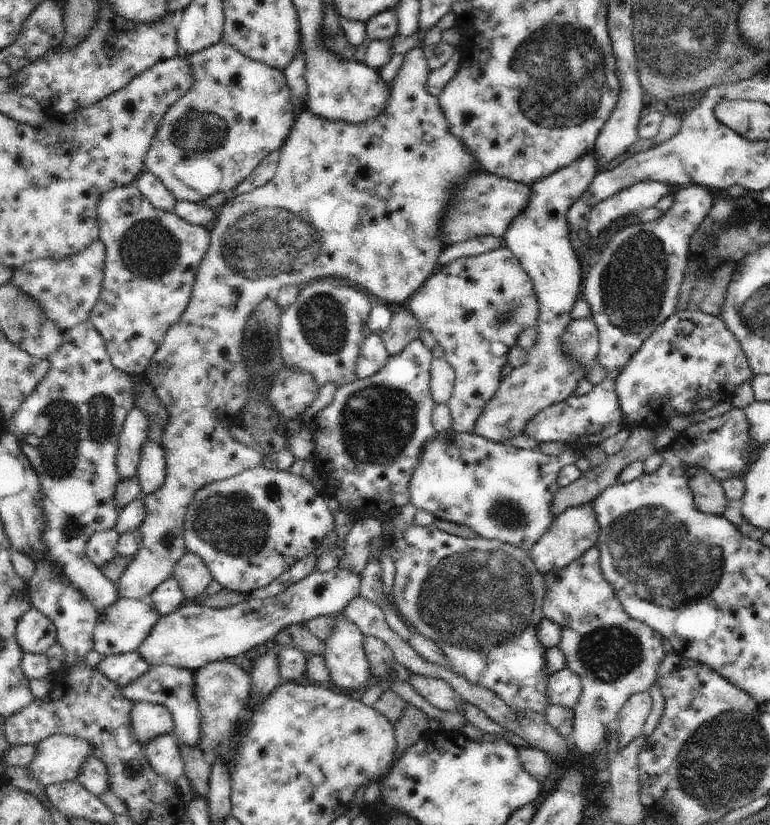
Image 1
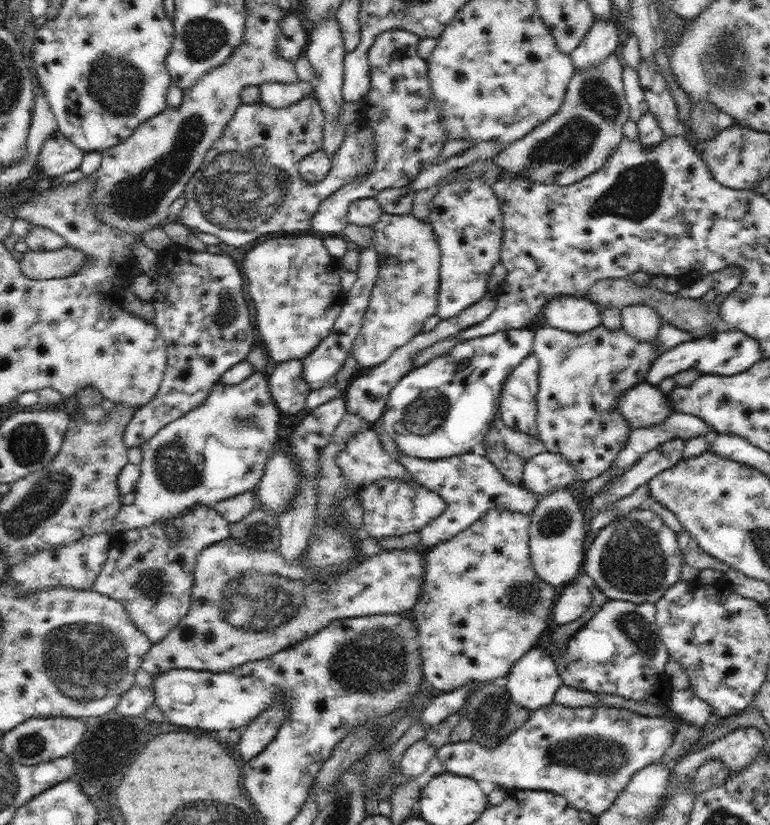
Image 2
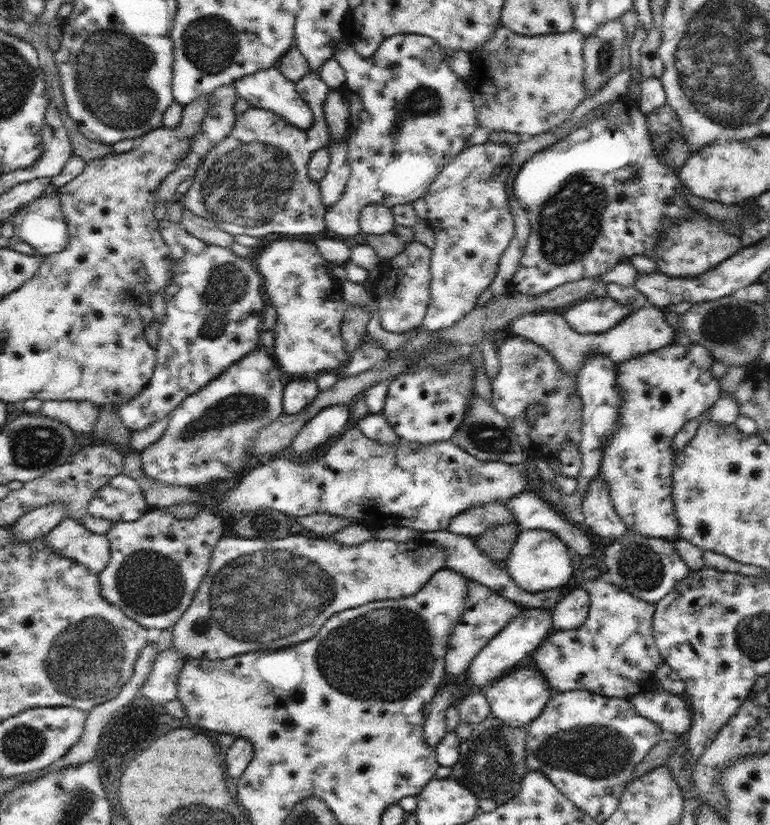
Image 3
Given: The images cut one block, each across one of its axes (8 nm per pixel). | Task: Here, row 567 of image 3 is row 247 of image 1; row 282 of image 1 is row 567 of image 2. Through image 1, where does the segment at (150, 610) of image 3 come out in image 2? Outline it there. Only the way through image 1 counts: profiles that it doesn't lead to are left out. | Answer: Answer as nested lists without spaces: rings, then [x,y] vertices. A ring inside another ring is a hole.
[[[199,504],[182,516],[177,516],[177,518],[180,522],[176,520],[161,520],[156,524],[148,524],[142,528],[119,531],[113,534],[106,562],[92,585],[92,589],[96,592],[118,600],[124,605],[126,611],[130,613],[130,618],[134,620],[138,629],[146,634],[151,645],[160,643],[168,635],[168,632],[172,631],[190,611],[193,570],[196,559],[203,551],[203,548],[231,536],[228,520],[215,508],[205,504]],[[166,524],[176,525],[181,536],[178,541],[168,539],[164,528]]]

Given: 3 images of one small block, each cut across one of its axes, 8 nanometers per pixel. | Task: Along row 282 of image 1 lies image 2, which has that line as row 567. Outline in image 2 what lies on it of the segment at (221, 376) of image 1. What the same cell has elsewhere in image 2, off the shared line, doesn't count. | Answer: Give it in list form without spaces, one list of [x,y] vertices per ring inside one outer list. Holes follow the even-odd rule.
[[[232,536],[217,541],[206,548],[198,555],[193,570],[193,587],[191,590],[191,605],[190,611],[186,614],[180,623],[168,632],[168,635],[157,644],[151,646],[150,651],[144,655],[142,659],[141,668],[151,675],[158,676],[164,672],[172,671],[174,669],[193,669],[194,671],[211,671],[211,672],[228,672],[230,669],[237,668],[246,664],[250,660],[260,660],[267,656],[276,654],[292,647],[311,636],[314,636],[322,628],[329,626],[332,621],[338,619],[348,619],[360,616],[370,616],[374,614],[390,614],[411,612],[418,602],[419,596],[423,591],[423,582],[425,571],[425,557],[414,550],[414,548],[403,548],[402,550],[385,549],[383,553],[372,556],[360,556],[353,564],[350,564],[344,571],[338,571],[336,577],[330,577],[327,583],[318,583],[314,576],[310,575],[308,567],[302,564],[288,564],[282,558],[278,550],[252,550],[248,548],[243,542]]]

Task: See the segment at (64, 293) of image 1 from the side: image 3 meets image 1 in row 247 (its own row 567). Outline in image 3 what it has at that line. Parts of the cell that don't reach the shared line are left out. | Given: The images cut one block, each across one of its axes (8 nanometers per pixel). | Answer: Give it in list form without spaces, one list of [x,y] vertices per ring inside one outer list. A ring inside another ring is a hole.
[[[64,517],[48,534],[45,540],[62,555],[86,565],[90,571],[100,574],[108,564],[110,544],[106,535],[88,530],[81,521]]]

